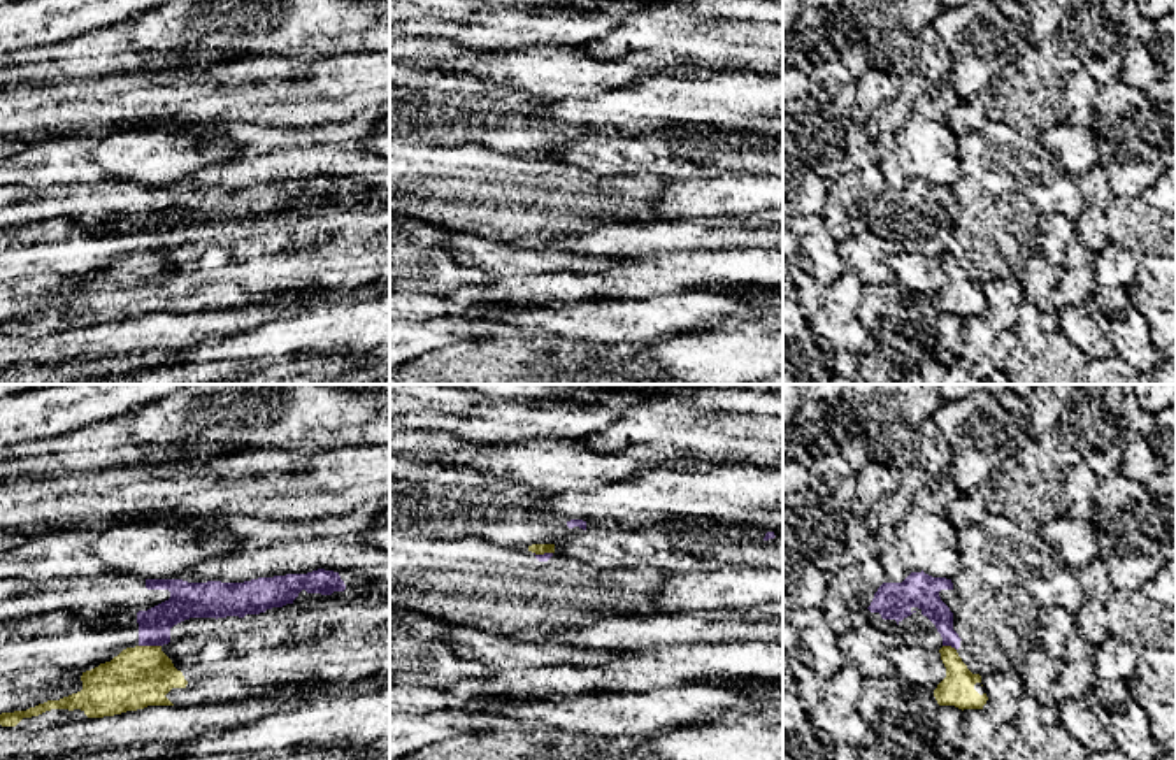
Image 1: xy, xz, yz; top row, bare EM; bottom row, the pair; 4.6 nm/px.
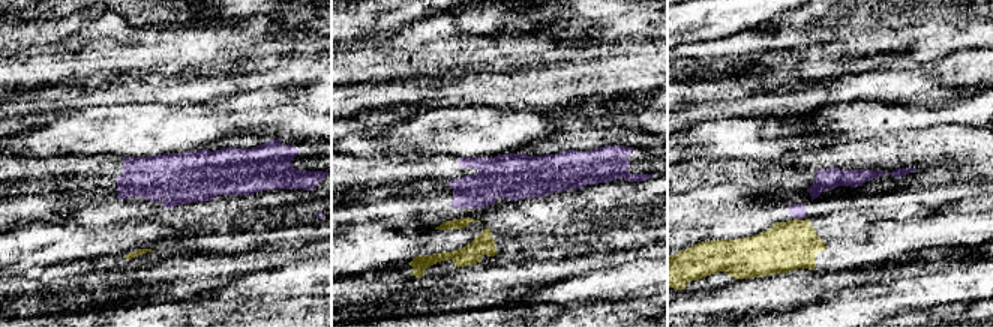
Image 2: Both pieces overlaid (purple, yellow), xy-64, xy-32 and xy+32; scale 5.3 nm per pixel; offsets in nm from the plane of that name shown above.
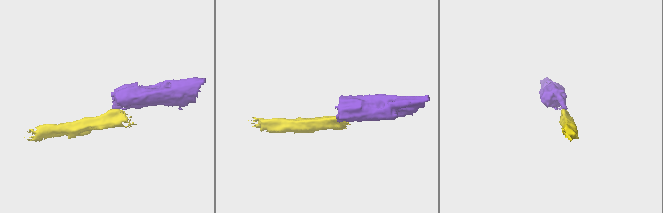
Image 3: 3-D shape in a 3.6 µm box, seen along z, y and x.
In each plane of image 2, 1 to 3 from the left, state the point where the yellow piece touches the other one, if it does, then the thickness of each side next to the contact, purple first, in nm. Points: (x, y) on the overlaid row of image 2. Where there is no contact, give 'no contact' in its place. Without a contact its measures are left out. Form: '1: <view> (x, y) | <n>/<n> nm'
1: no contact
2: no contact
3: xy+32 (800, 218) | 80/260 nm

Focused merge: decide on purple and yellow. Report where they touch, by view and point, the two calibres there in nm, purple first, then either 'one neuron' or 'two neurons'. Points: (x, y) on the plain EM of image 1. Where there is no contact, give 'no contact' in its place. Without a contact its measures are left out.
xy (150, 251) | 150/280 nm | two neurons

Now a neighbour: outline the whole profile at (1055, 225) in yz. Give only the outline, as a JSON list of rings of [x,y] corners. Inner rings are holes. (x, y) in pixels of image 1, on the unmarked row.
[[[1043,214],[1036,221],[1036,247],[1053,265],[1065,265],[1069,260],[1069,244],[1078,240],[1074,223],[1064,214]]]

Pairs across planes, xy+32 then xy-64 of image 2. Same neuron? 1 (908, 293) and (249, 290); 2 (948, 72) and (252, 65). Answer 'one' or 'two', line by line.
1: one
2: one

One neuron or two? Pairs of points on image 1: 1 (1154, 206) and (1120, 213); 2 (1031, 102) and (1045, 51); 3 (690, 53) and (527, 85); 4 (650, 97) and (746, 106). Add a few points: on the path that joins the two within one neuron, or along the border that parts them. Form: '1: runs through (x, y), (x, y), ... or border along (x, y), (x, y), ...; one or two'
1: runs through (1145, 213), (1129, 213); one
2: runs through (1036, 90), (1038, 64); one
3: border along (674, 53), (674, 64), (669, 72); two
4: runs through (674, 100), (722, 100); one

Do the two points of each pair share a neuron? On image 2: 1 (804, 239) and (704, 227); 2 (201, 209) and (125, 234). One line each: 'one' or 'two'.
1: two
2: two

